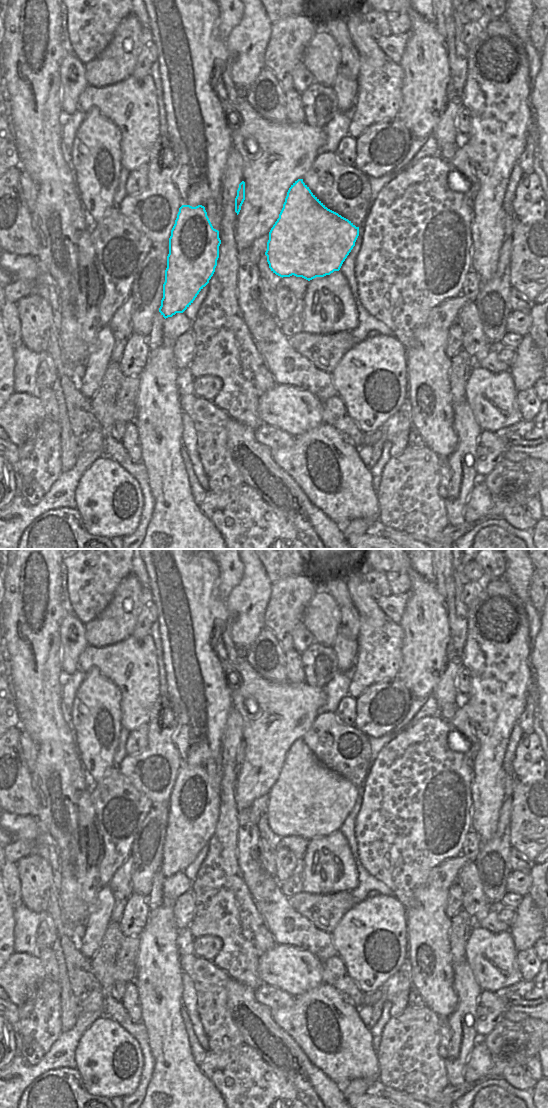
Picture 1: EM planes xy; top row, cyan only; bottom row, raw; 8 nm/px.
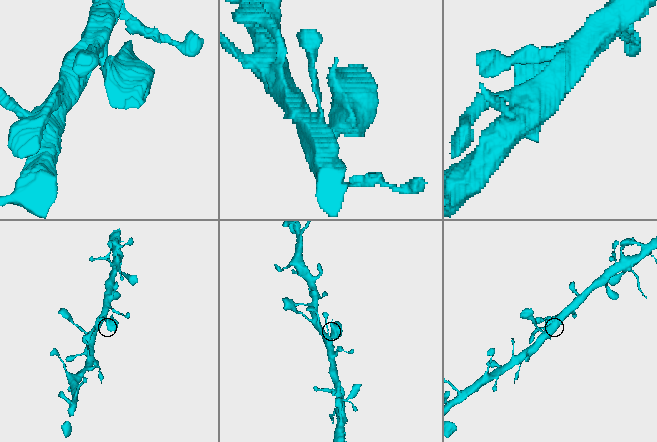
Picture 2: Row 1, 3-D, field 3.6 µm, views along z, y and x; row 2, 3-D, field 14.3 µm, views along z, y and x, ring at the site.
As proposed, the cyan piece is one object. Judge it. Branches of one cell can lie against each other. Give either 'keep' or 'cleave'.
keep

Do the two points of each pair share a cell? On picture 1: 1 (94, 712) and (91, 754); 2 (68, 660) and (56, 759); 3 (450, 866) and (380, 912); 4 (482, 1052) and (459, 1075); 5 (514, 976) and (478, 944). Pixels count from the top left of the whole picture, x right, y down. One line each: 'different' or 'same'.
1: same
2: different
3: different
4: different
5: same

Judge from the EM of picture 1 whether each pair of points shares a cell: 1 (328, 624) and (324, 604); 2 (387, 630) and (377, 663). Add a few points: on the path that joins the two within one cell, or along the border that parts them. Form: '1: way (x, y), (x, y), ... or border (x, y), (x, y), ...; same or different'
1: way (324, 619), (324, 609); same
2: way (381, 638), (378, 655); same

